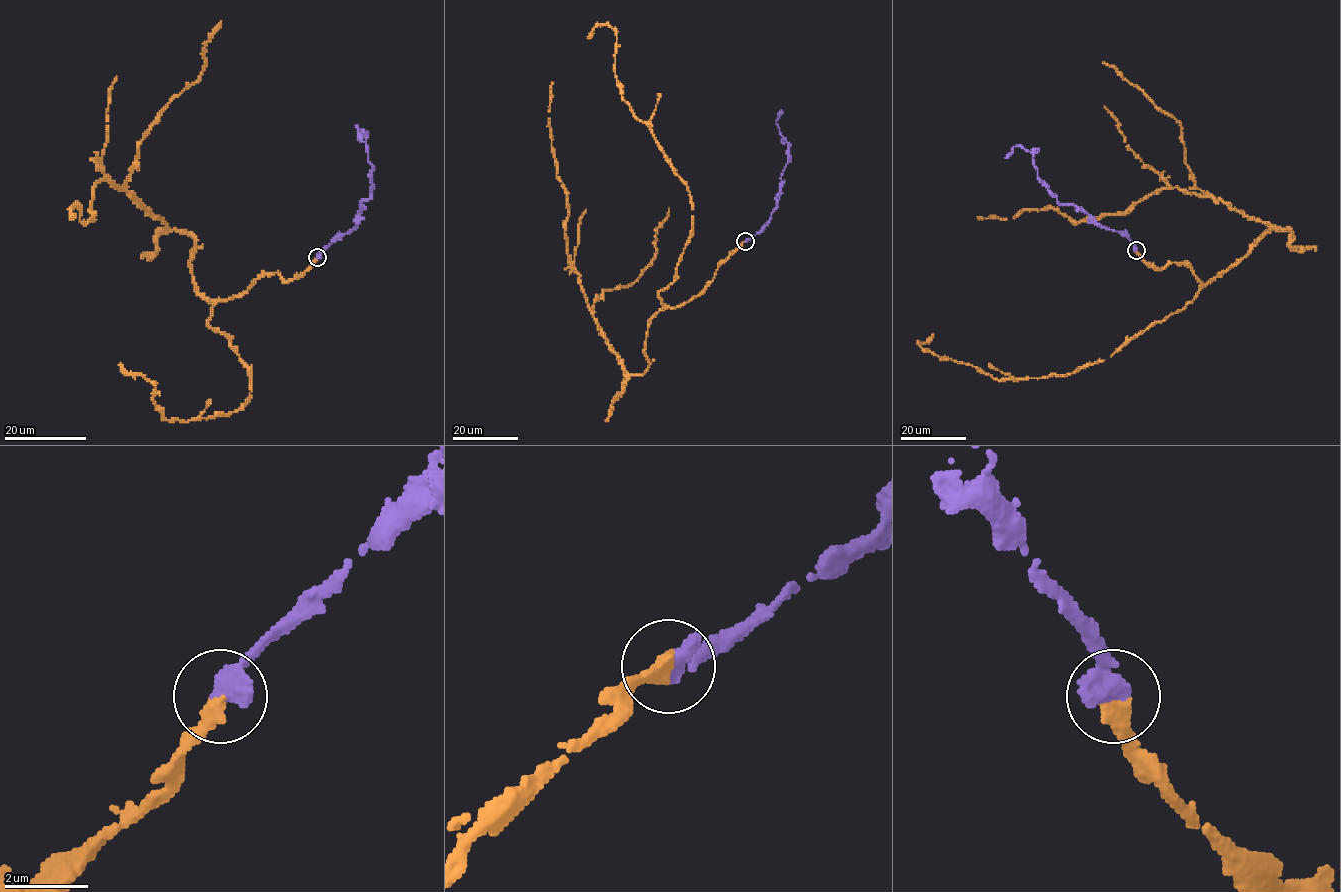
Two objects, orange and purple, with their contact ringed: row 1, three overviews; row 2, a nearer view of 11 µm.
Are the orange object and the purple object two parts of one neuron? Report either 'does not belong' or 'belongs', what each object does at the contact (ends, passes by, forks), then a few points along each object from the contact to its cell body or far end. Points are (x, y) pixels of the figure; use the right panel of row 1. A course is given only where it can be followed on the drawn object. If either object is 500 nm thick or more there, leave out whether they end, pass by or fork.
belongs | orange via (1135, 249), (1159, 269), (1186, 263), (1205, 284), (1269, 228), (1177, 187), (1078, 223), (1052, 209), (977, 218) | purple via (1136, 249), (1125, 235), (1098, 225), (1074, 205), (1057, 201), (1038, 177), (1030, 152), (1015, 146), (1005, 158)

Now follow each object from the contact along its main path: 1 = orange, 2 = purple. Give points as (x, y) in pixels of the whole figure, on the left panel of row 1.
1: (317, 257), (211, 301), (192, 279), (195, 239), (110, 179), (90, 220), (75, 217)
2: (317, 257), (356, 226), (361, 200), (370, 196), (372, 165), (366, 151), (366, 138), (356, 127), (361, 142)

